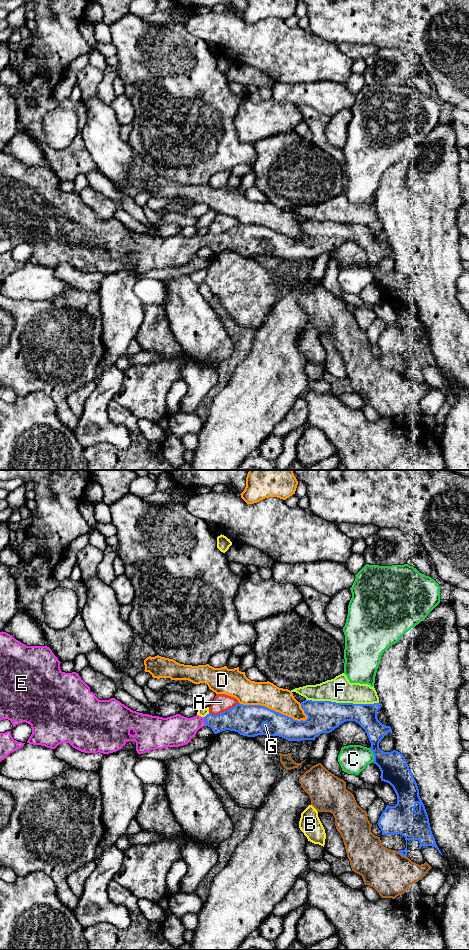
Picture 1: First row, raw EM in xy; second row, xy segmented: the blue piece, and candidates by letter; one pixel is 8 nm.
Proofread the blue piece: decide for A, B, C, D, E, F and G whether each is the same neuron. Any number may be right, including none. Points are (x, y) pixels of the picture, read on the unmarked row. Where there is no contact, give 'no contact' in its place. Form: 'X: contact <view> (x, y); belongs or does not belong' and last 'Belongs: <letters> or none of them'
A: contact xy (224, 231); does not belong
B: contact xy (206, 235); does not belong
C: contact xy (374, 275); does not belong
D: contact xy (273, 230); does not belong
E: contact xy (204, 240); belongs
F: contact xy (342, 223); does not belong
G: contact xy (402, 374); does not belong
Belongs: E

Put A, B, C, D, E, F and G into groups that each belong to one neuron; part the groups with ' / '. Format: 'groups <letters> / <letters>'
groups A F / B / C / D / E / G

